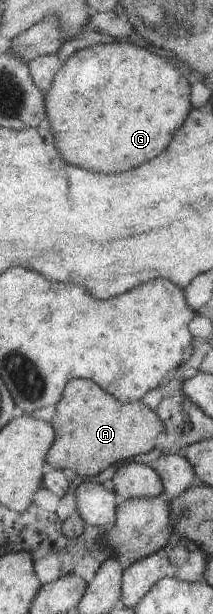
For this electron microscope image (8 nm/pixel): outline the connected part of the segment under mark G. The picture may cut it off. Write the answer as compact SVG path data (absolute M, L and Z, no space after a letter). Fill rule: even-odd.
M117 40L76 51L63 63L52 86L43 93L47 118L56 134L56 148L62 152L64 162L104 174L126 172L160 156L192 110L190 84L168 58Z

